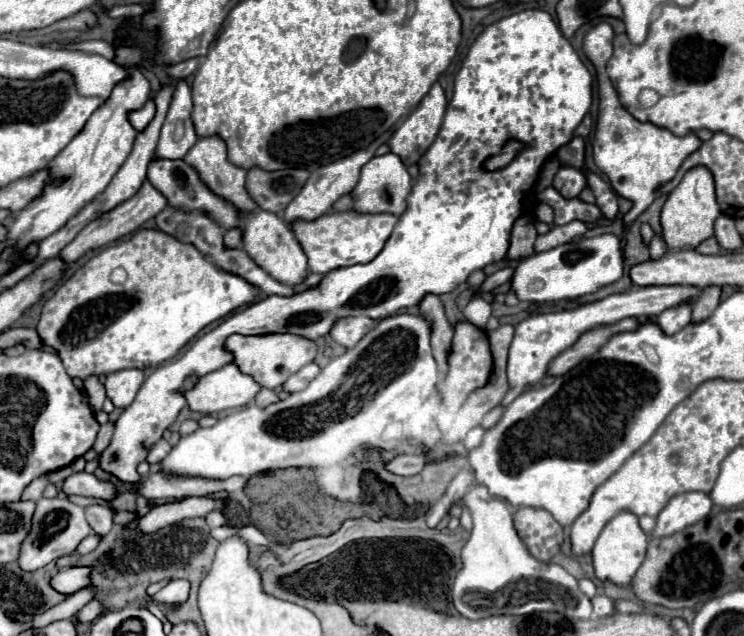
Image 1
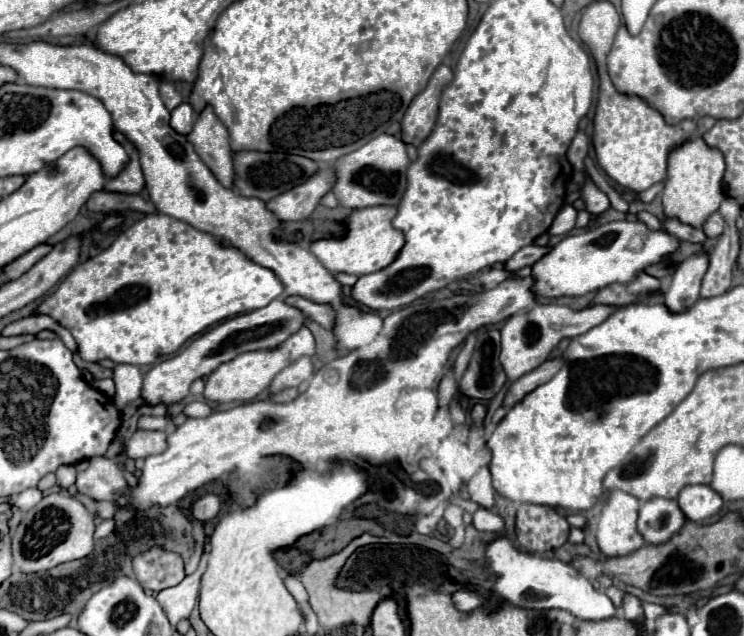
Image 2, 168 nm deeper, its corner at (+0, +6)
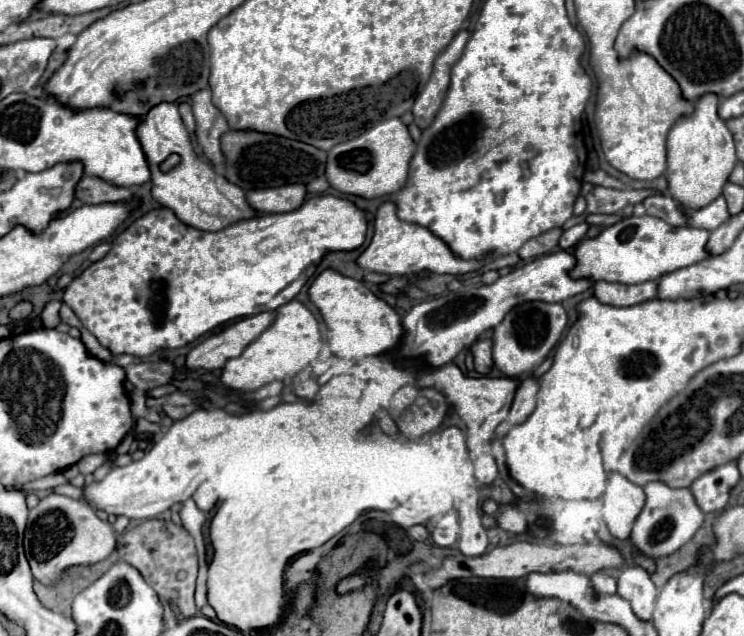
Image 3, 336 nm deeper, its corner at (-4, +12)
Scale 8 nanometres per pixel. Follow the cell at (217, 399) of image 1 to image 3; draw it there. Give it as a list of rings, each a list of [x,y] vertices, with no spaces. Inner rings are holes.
[[[293,300],[277,310],[273,324],[259,338],[255,338],[239,358],[233,358],[225,364],[221,382],[227,388],[251,392],[273,380],[295,376],[317,358],[319,350],[321,350],[321,332],[315,316],[301,302]]]

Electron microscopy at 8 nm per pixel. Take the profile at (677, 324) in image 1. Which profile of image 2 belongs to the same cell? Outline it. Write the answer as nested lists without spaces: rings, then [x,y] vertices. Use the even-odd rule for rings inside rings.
[[[699,252],[689,256],[675,270],[671,286],[665,292],[665,306],[669,306],[669,310],[679,314],[681,310],[689,310],[689,306],[693,306],[693,302],[699,300],[699,288],[707,272],[707,266],[707,254]]]

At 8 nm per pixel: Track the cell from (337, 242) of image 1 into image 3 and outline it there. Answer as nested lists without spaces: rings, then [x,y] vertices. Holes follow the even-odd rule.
[[[385,202],[379,206],[377,216],[375,216],[375,232],[369,248],[359,256],[359,266],[371,272],[381,272],[389,276],[409,276],[409,274],[467,274],[481,270],[489,258],[481,260],[463,260],[457,254],[451,252],[451,248],[437,238],[429,228],[419,226],[419,224],[409,224],[397,218],[395,214],[395,204]]]

